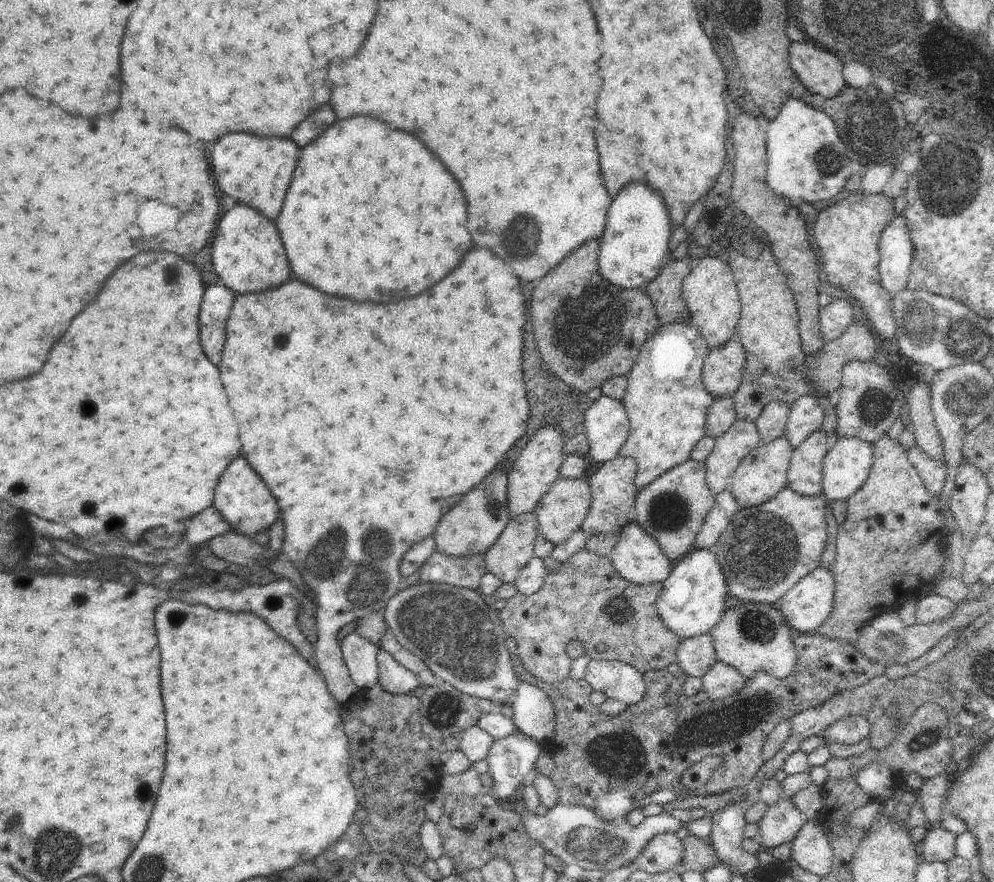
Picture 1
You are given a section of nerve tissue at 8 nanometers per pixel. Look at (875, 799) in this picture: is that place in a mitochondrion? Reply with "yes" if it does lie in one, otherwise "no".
no

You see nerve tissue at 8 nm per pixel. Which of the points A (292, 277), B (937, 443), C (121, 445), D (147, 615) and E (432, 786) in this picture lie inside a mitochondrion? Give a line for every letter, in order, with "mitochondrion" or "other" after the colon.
A: other
B: other
C: other
D: other
E: other

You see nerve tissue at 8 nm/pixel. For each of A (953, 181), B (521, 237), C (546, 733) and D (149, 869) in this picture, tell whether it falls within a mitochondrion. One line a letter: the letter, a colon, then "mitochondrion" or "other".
A: mitochondrion
B: mitochondrion
C: other
D: mitochondrion

